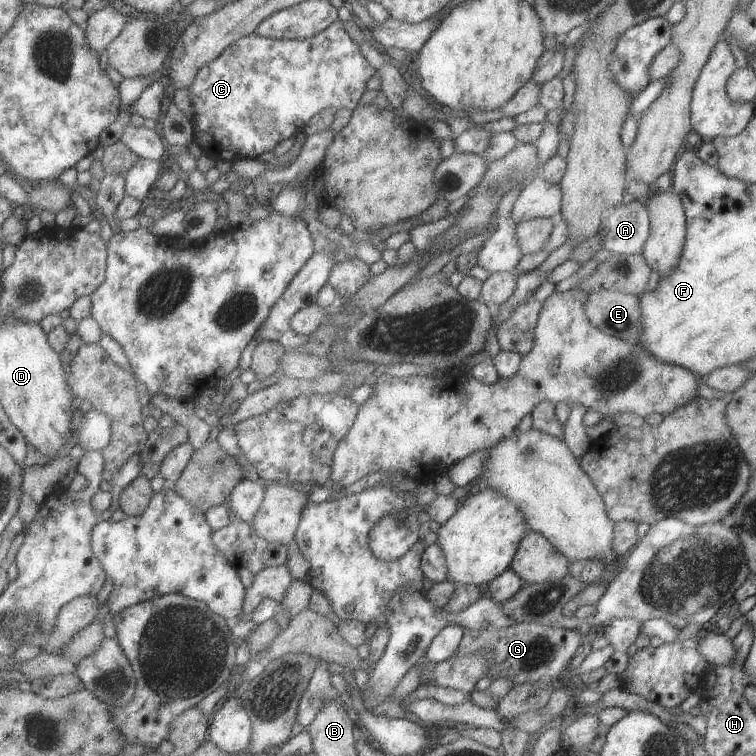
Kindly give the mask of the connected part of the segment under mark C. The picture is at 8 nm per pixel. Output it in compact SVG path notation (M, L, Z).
M338 19L324 32L307 39L275 40L250 35L231 44L217 60L201 68L188 93L196 142L203 148L204 155L215 162L225 160L232 164L243 158L259 158L261 154L275 150L283 140L305 131L307 122L315 114L329 111L325 108L335 108L333 111L357 109L368 91L369 80L377 75L377 69L361 54L361 46L349 36L343 23Z

